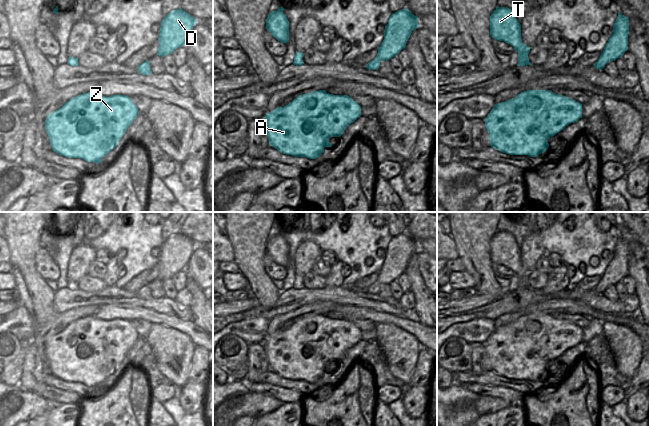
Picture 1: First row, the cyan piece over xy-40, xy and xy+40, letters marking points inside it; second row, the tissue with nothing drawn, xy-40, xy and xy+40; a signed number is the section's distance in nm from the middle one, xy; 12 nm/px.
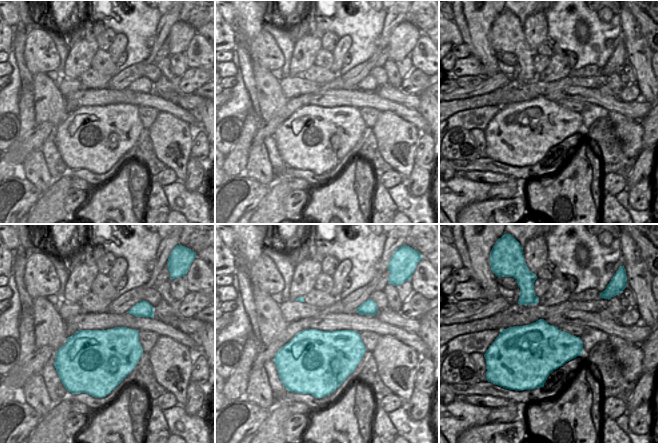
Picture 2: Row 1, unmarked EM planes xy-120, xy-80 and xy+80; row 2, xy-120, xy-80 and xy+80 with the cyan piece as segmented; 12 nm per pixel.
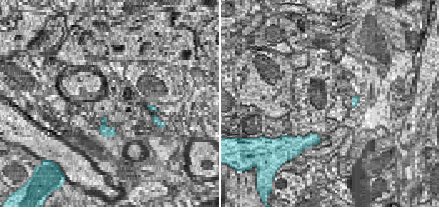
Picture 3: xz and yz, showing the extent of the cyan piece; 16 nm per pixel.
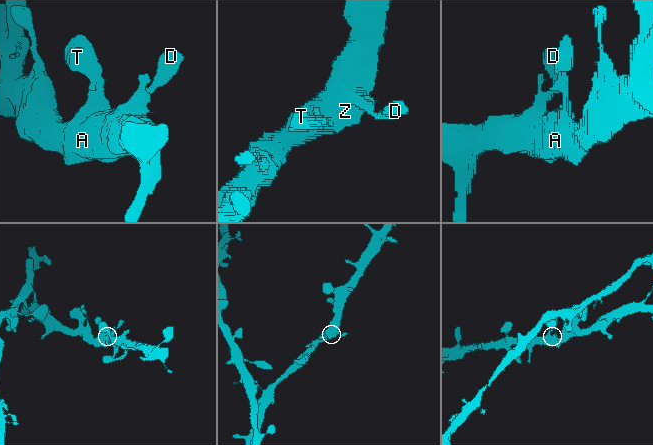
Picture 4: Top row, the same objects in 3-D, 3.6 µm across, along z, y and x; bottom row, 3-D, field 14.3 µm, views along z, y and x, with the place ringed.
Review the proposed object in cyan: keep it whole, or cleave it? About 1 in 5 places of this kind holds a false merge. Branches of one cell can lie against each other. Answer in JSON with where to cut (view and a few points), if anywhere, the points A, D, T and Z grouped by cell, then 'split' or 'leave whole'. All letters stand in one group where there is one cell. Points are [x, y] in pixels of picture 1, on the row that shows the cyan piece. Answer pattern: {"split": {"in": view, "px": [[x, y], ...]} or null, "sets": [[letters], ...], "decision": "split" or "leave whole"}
{"split": null, "sets": [["A", "D", "T", "Z"]], "decision": "leave whole"}

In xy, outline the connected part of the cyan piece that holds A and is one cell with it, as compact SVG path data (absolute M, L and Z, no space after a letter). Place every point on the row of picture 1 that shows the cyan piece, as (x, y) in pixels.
M325 90L299 95L284 107L278 107L263 118L270 146L286 155L294 157L318 158L325 147L331 147L330 137L340 137L347 126L361 116L361 106L347 95L329 94Z

